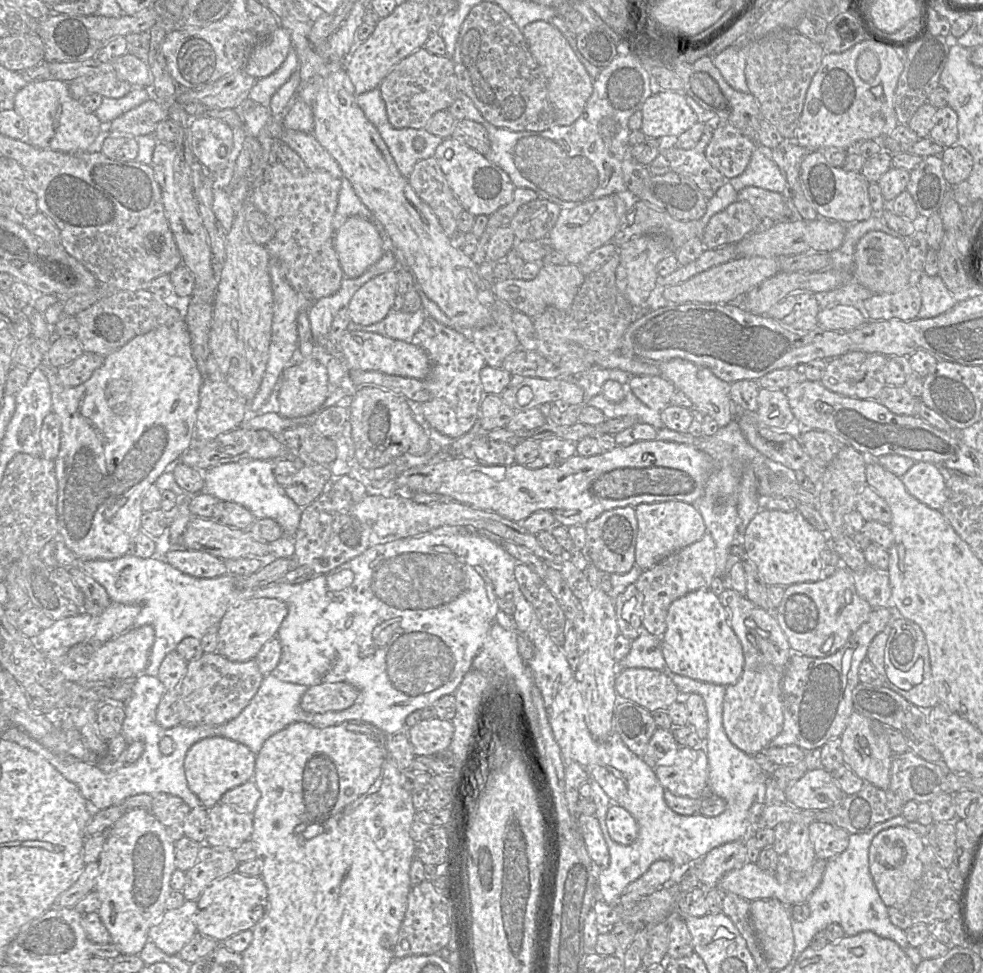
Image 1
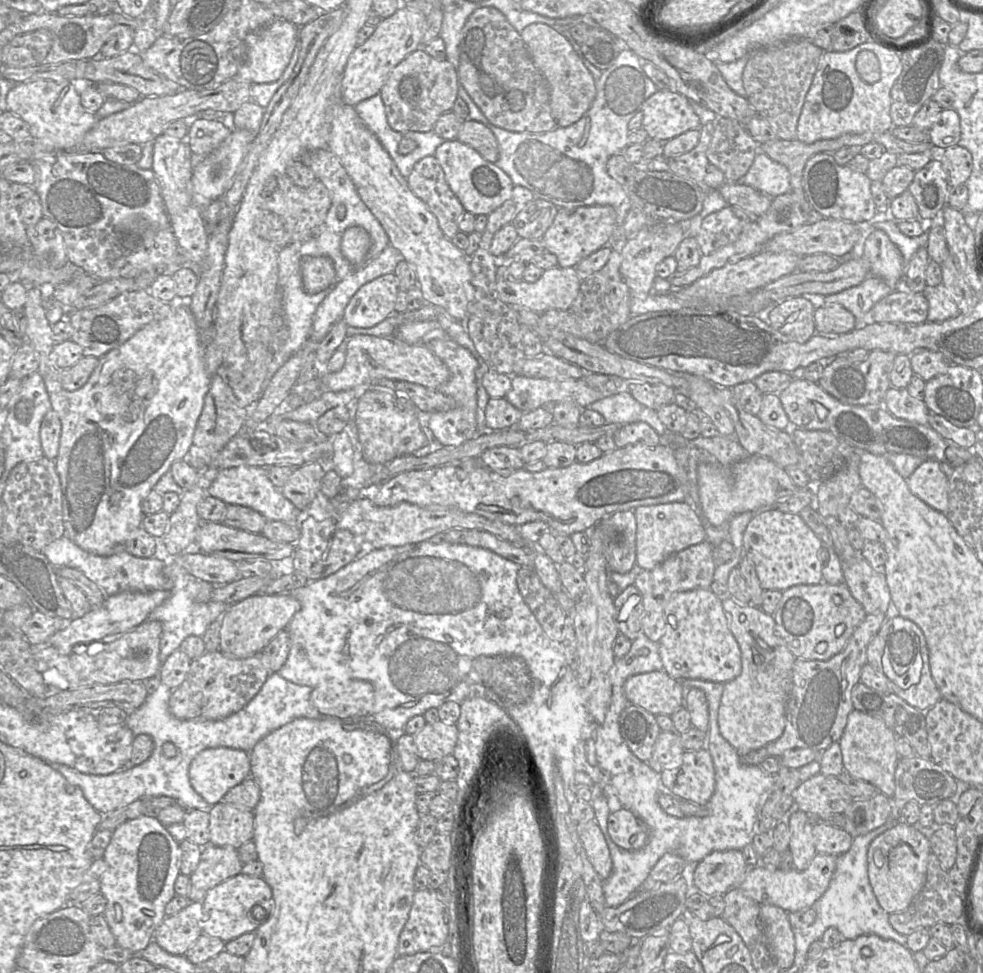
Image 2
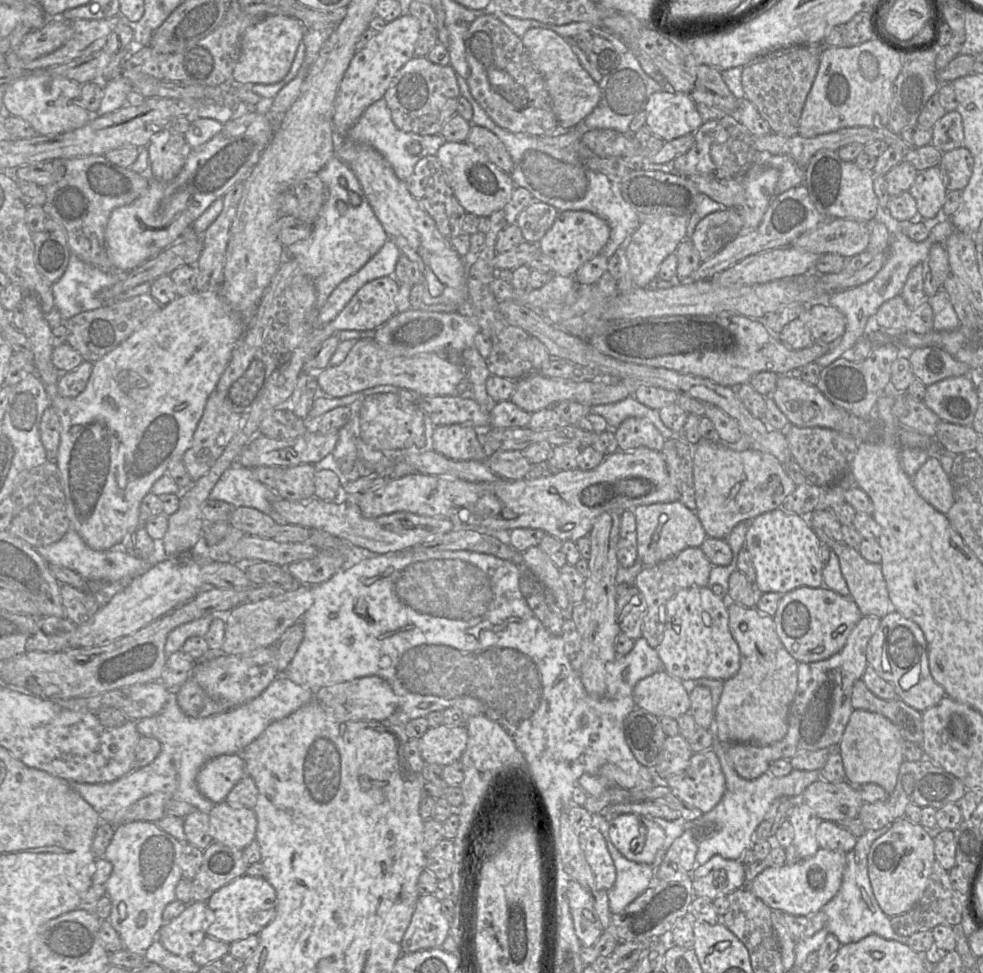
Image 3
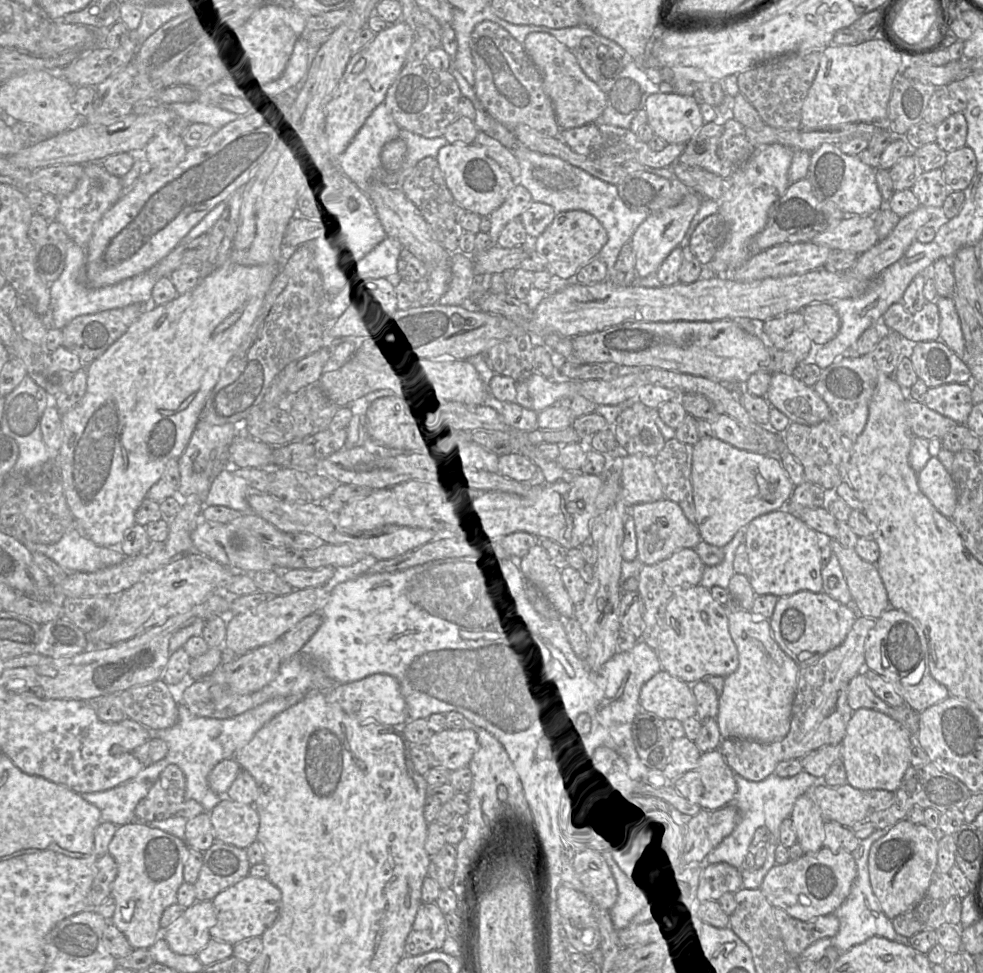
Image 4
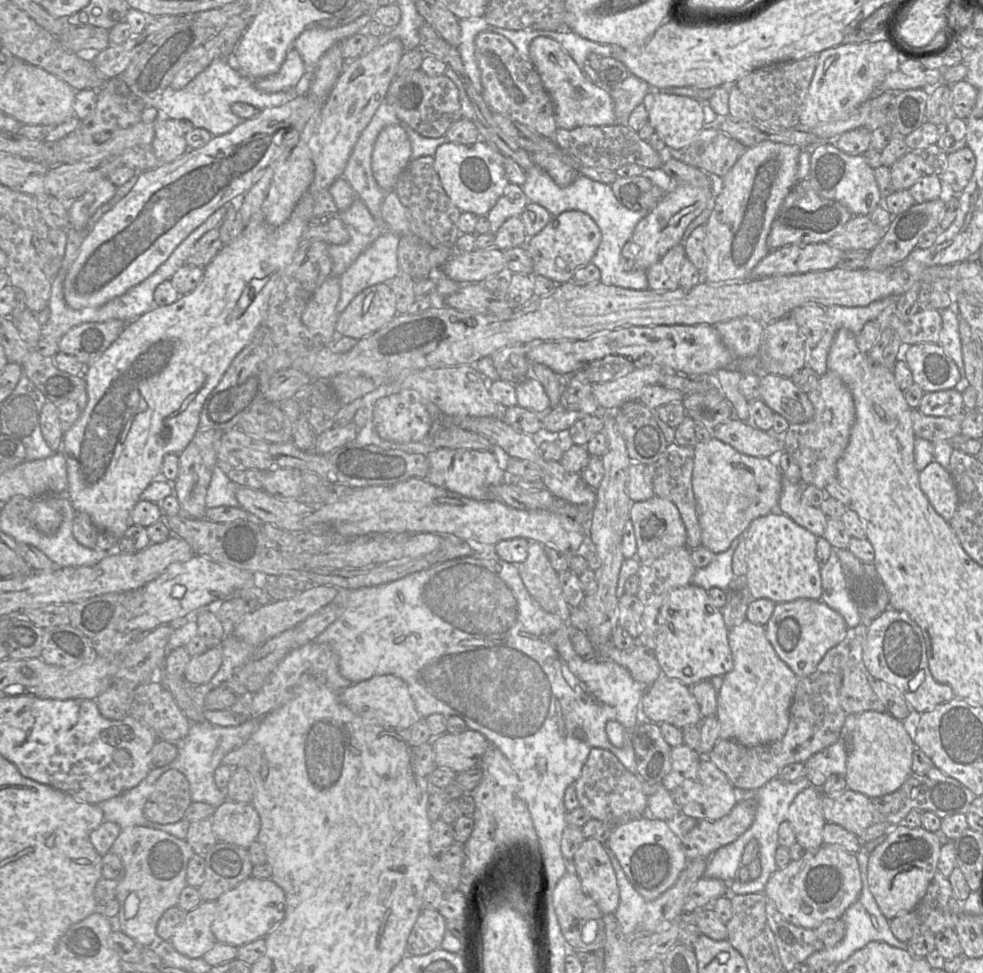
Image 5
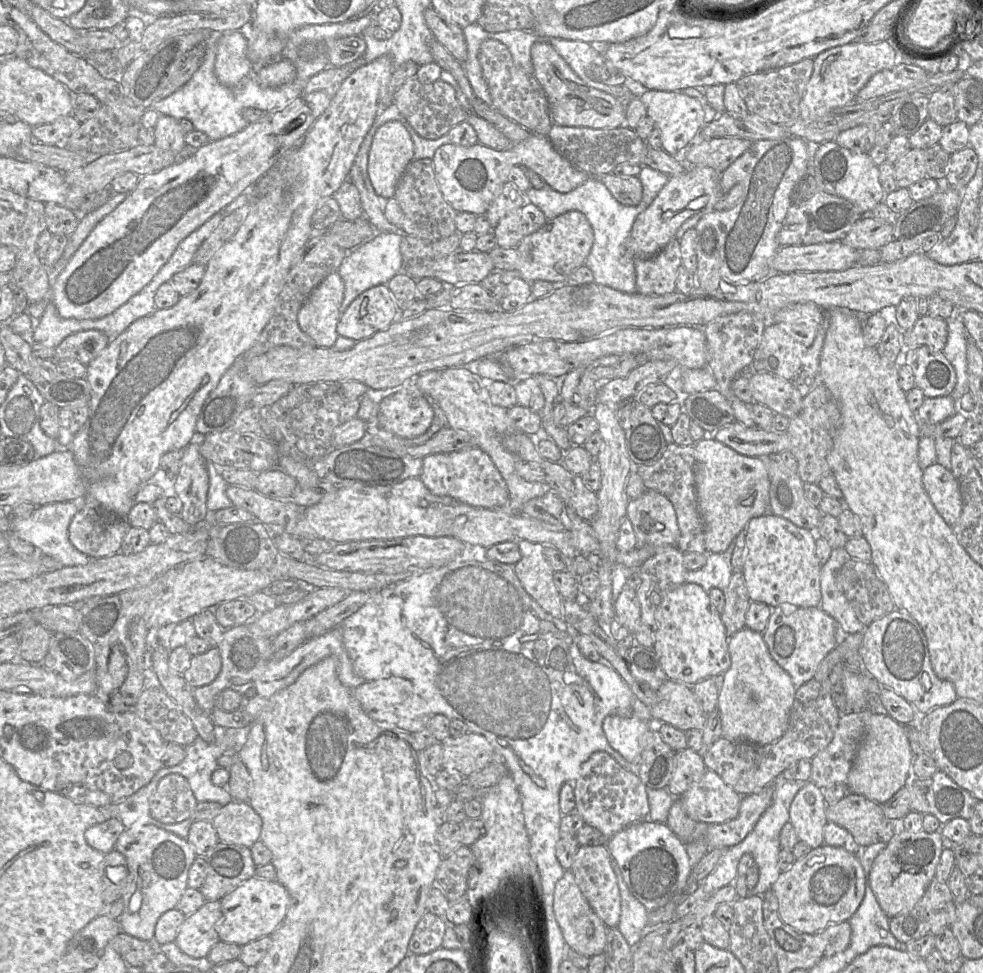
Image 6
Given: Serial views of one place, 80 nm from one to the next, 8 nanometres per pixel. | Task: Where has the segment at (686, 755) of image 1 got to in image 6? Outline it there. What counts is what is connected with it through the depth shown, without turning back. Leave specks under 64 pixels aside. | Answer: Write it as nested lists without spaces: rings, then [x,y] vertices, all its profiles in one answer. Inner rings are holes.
[[[707,769],[702,779],[679,798],[684,812],[695,822],[721,824],[737,817],[742,797]]]

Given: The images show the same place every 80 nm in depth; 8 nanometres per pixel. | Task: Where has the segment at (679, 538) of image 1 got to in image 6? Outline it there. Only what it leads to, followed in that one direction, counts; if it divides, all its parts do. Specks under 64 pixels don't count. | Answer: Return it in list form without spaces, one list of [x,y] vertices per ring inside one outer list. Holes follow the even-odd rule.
[[[646,490],[641,496],[630,499],[627,518],[631,521],[638,546],[659,549],[676,545],[680,530],[675,509],[671,501],[659,492]]]

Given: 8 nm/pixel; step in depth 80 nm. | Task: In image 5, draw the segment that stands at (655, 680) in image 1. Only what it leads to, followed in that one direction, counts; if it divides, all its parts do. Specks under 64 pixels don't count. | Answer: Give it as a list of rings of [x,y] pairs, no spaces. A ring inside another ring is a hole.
[[[664,673],[645,690],[641,699],[641,711],[653,723],[667,722],[680,729],[699,725],[702,721],[691,687]]]

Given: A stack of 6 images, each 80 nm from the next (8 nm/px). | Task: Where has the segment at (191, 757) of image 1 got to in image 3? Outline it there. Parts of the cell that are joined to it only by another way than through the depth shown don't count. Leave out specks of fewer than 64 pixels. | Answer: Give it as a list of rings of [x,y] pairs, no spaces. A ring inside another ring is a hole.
[[[226,754],[209,760],[196,777],[200,793],[213,804],[226,800],[234,786],[247,774],[240,754]]]

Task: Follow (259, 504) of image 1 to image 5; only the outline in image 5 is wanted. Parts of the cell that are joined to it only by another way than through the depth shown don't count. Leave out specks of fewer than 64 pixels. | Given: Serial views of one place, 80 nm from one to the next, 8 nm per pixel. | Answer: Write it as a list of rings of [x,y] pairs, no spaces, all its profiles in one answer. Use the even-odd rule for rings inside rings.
[[[219,463],[213,468],[205,497],[207,509],[219,506],[240,507],[235,497],[239,485],[228,478],[226,471],[221,469]]]

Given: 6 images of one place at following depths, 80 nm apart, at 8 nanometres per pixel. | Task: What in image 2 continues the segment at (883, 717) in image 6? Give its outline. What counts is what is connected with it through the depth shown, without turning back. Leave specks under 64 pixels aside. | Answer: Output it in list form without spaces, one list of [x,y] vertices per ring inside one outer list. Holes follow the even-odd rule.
[[[853,709],[839,740],[844,771],[854,778],[871,783],[884,795],[892,796],[895,792],[896,766],[900,758],[895,747],[895,737],[895,733],[882,719]]]

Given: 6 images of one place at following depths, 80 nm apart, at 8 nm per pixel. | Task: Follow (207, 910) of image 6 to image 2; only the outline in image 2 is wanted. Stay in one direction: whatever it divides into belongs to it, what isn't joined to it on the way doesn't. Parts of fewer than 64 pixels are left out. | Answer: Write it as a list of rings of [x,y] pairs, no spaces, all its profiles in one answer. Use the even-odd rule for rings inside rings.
[[[190,902],[178,913],[166,916],[153,940],[171,955],[184,955],[202,935],[202,902]]]

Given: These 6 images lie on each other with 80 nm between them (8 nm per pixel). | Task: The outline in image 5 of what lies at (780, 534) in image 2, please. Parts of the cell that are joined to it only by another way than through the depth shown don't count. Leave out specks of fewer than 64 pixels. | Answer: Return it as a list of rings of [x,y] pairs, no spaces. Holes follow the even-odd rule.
[[[778,509],[754,519],[746,530],[747,573],[744,581],[750,591],[750,600],[769,599],[775,603],[790,602],[800,598],[820,600],[822,595],[821,566],[817,561],[818,537],[798,525]]]

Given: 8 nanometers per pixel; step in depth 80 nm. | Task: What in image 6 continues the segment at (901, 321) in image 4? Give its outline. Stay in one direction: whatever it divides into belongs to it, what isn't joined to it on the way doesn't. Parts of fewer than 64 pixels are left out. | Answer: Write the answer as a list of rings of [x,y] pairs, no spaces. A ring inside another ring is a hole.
[[[925,315],[918,318],[910,331],[902,333],[902,345],[909,349],[924,345],[934,351],[943,351],[947,336],[948,326],[945,319]]]

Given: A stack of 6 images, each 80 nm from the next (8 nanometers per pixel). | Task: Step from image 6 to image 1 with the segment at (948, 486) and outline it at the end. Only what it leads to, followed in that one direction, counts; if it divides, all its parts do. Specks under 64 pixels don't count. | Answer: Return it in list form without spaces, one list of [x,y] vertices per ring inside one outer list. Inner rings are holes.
[[[915,462],[901,480],[907,491],[918,501],[934,510],[941,510],[946,499],[946,482],[937,465]]]

